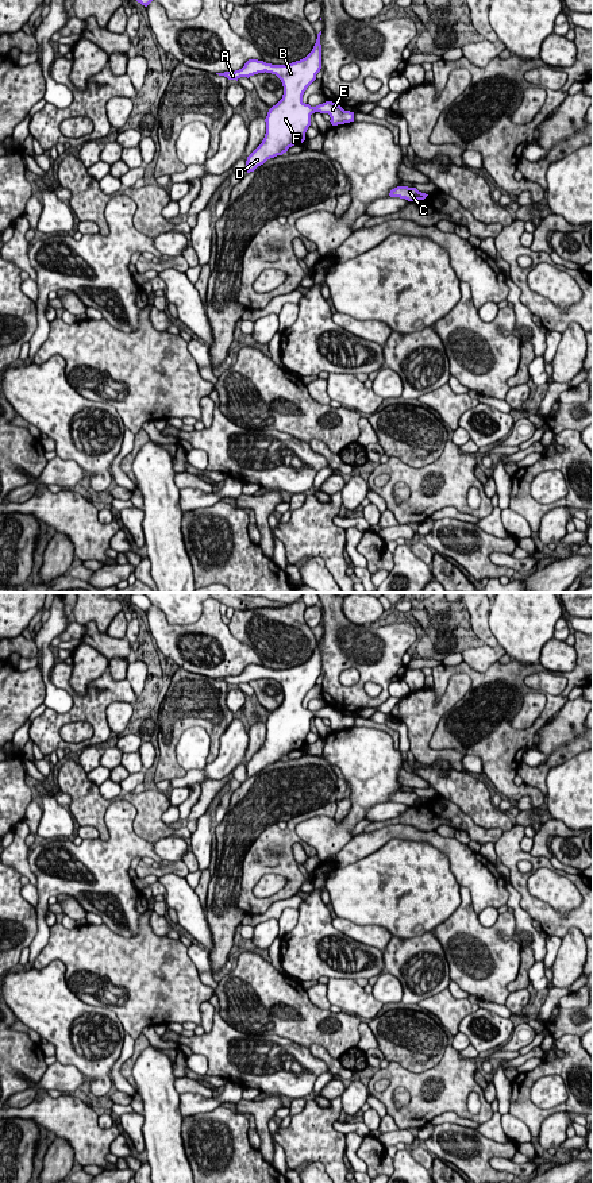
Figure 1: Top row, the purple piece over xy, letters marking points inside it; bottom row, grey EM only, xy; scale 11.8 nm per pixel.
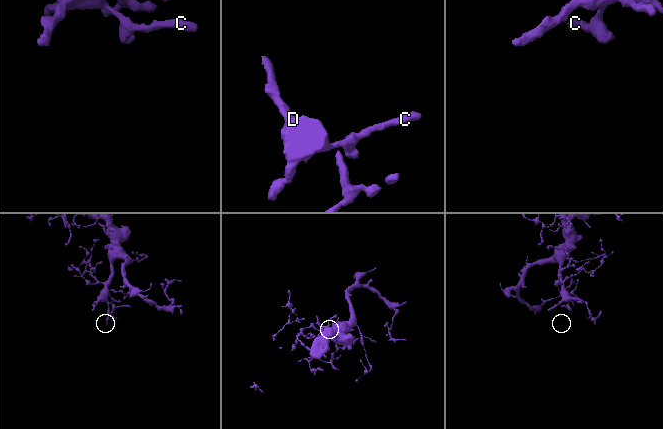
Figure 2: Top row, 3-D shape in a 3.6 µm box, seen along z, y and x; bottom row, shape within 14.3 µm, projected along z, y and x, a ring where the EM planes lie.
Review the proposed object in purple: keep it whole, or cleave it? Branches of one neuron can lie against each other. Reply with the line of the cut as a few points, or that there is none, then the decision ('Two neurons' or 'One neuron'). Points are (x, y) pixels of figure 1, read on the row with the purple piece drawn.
No split. One neuron

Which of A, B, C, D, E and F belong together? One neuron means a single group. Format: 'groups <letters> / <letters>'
groups A B C D E F

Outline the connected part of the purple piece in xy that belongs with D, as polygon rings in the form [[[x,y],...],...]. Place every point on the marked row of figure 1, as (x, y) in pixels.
[[[321,31],[317,34],[312,51],[300,61],[272,65],[258,59],[249,59],[239,70],[216,73],[238,81],[240,77],[249,78],[266,72],[276,74],[284,86],[282,99],[269,109],[265,119],[266,134],[262,143],[247,157],[247,173],[254,172],[267,159],[282,155],[289,147],[303,143],[311,126],[311,115],[315,112],[328,113],[332,126],[354,122],[354,112],[344,111],[332,101],[316,107],[303,101],[304,92],[316,80],[316,74],[321,69],[320,35]]]

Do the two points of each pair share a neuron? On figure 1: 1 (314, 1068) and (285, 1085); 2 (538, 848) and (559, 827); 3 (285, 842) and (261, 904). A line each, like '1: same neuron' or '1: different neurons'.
1: same neuron
2: same neuron
3: same neuron

